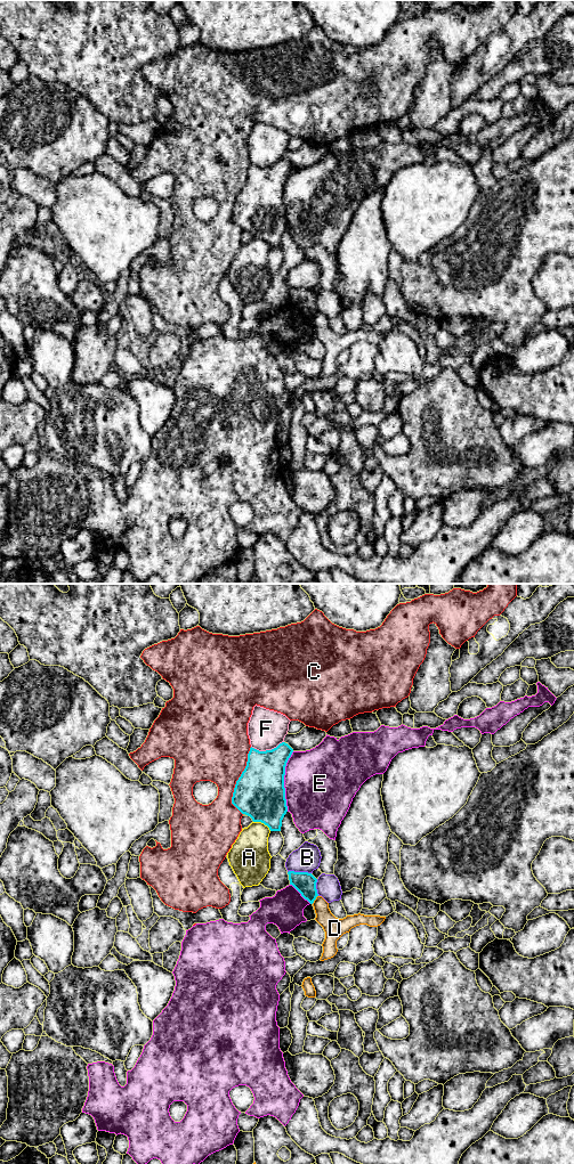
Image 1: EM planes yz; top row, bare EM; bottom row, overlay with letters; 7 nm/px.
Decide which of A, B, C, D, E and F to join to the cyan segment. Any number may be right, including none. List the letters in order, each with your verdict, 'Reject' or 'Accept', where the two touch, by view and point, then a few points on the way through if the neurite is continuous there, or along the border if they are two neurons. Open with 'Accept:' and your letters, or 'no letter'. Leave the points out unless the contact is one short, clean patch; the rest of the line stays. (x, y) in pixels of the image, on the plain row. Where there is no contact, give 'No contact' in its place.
Accept: no letter
A: Reject. Touches cyan at yz (263, 238)
B: Reject. Touches cyan at yz (299, 289)
C: Reject. Touches cyan at yz (236, 197)
D: Reject. Touches cyan at yz (315, 315). Boundary: yz (317, 311), (312, 319)
E: Reject. Touches cyan at yz (283, 197)
F: Reject. Touches cyan at yz (267, 167)

